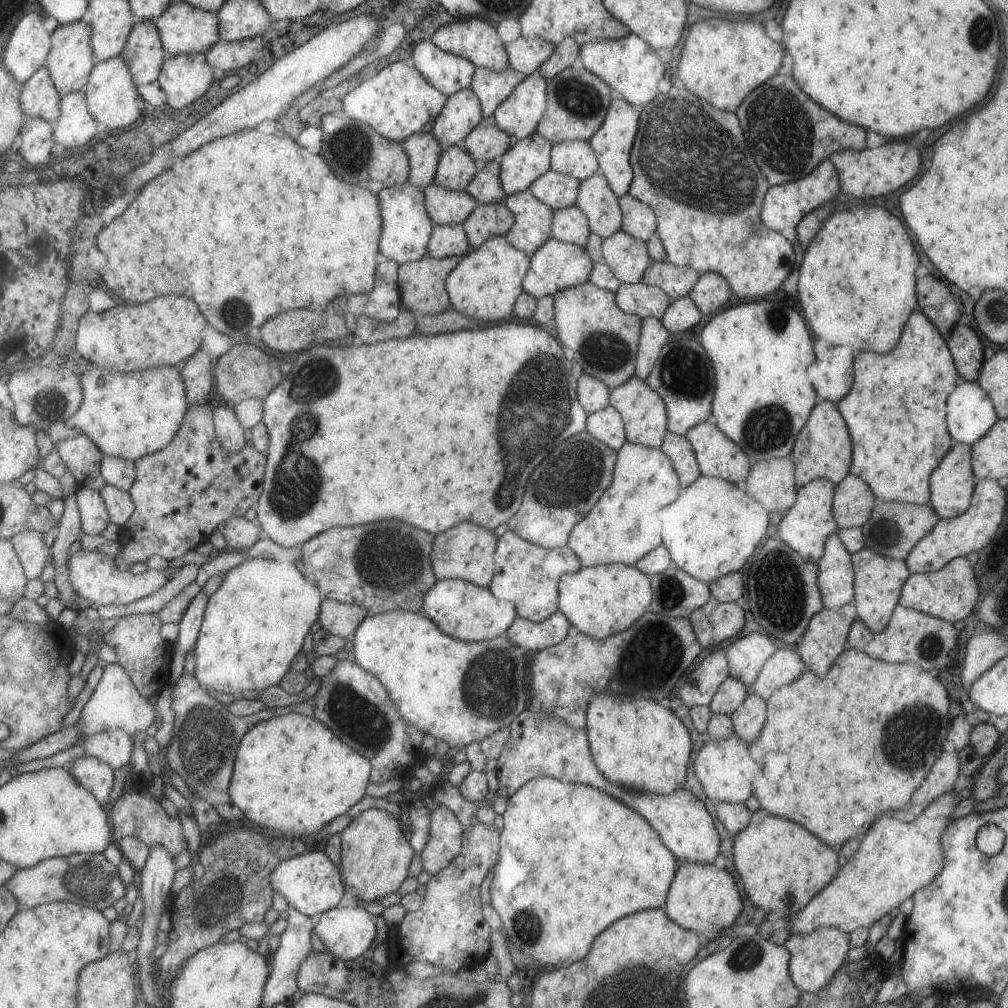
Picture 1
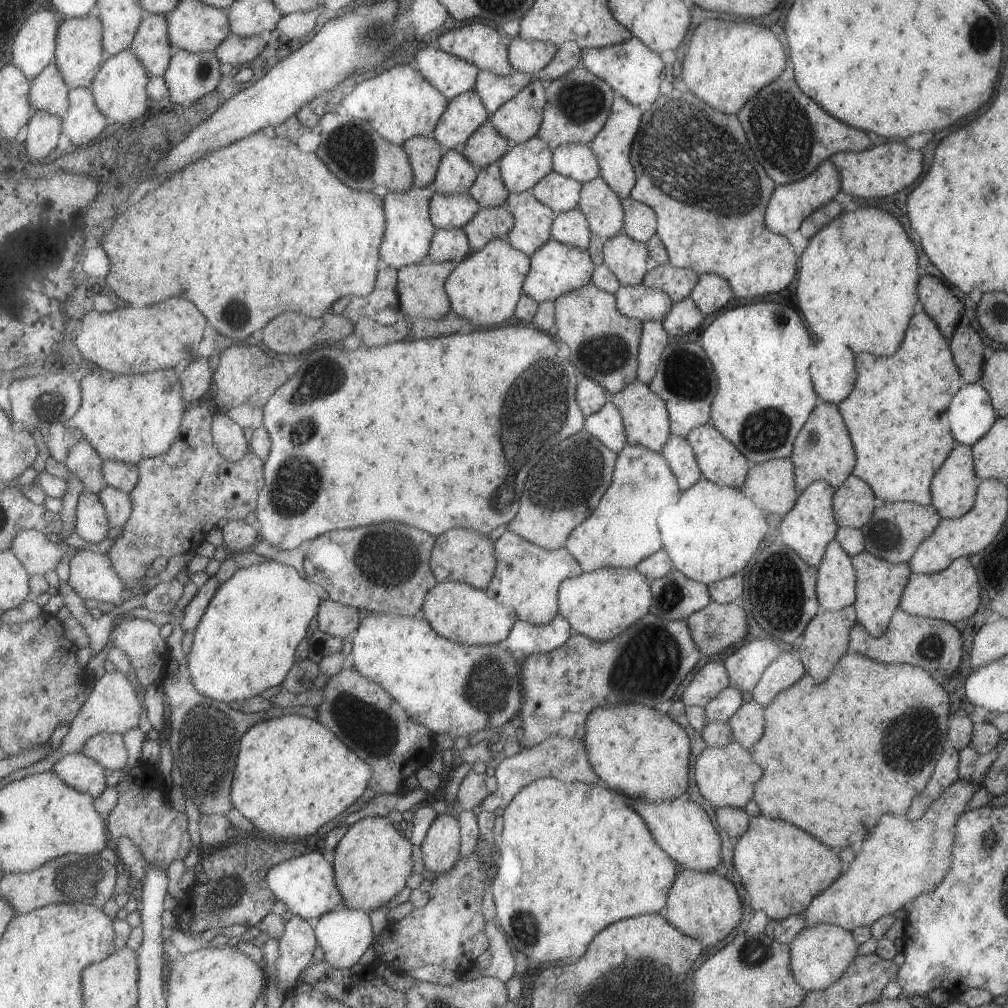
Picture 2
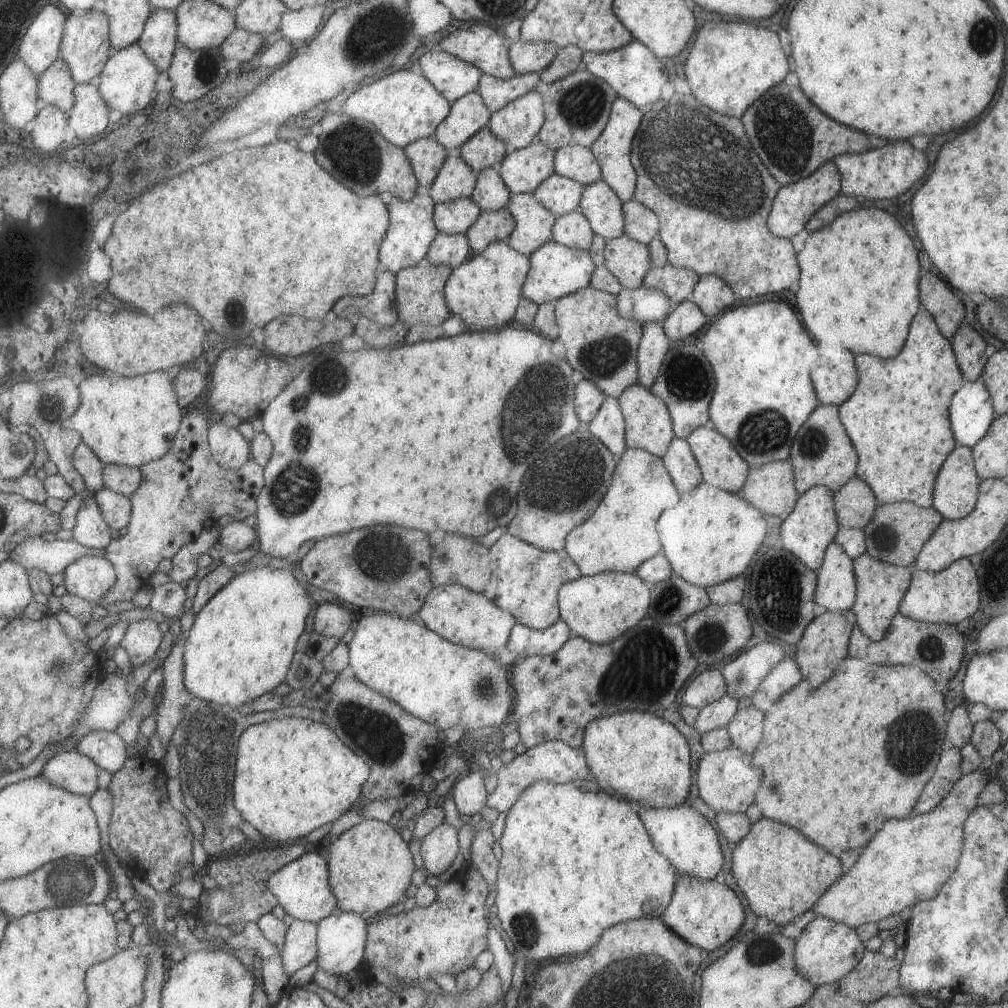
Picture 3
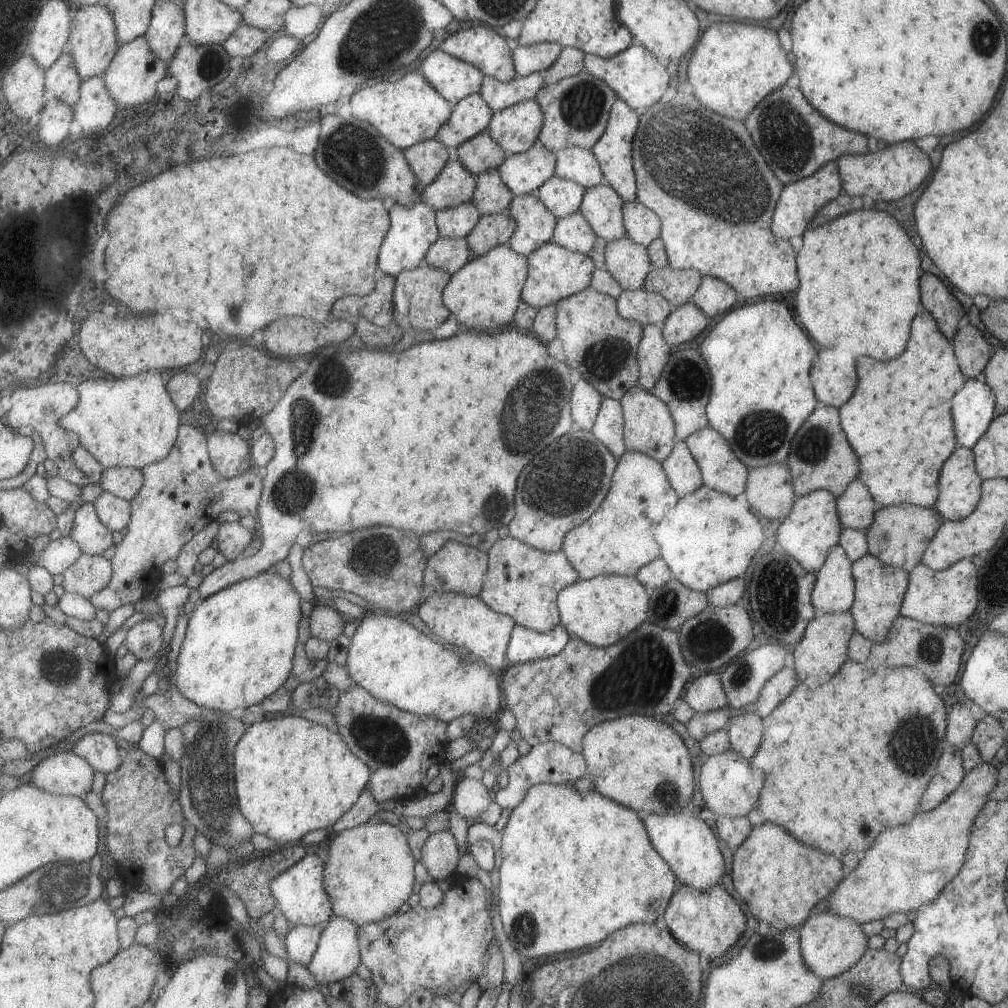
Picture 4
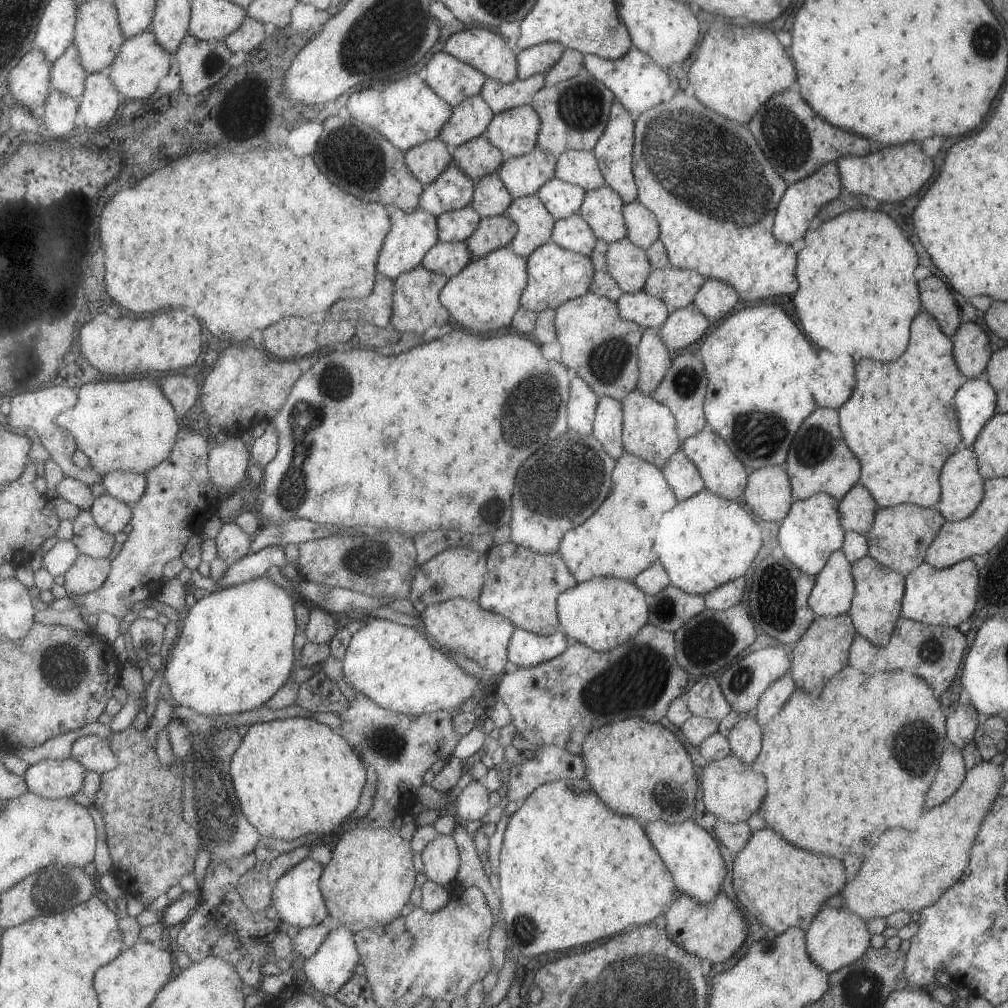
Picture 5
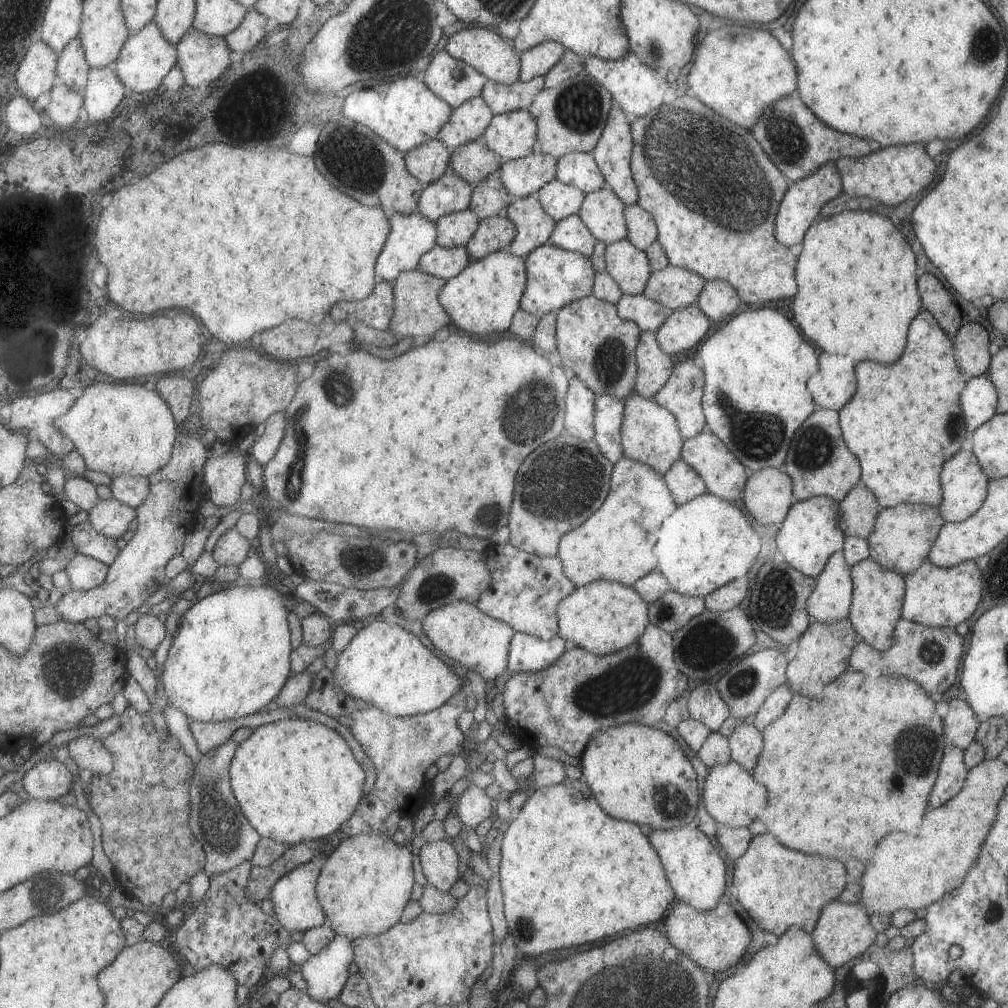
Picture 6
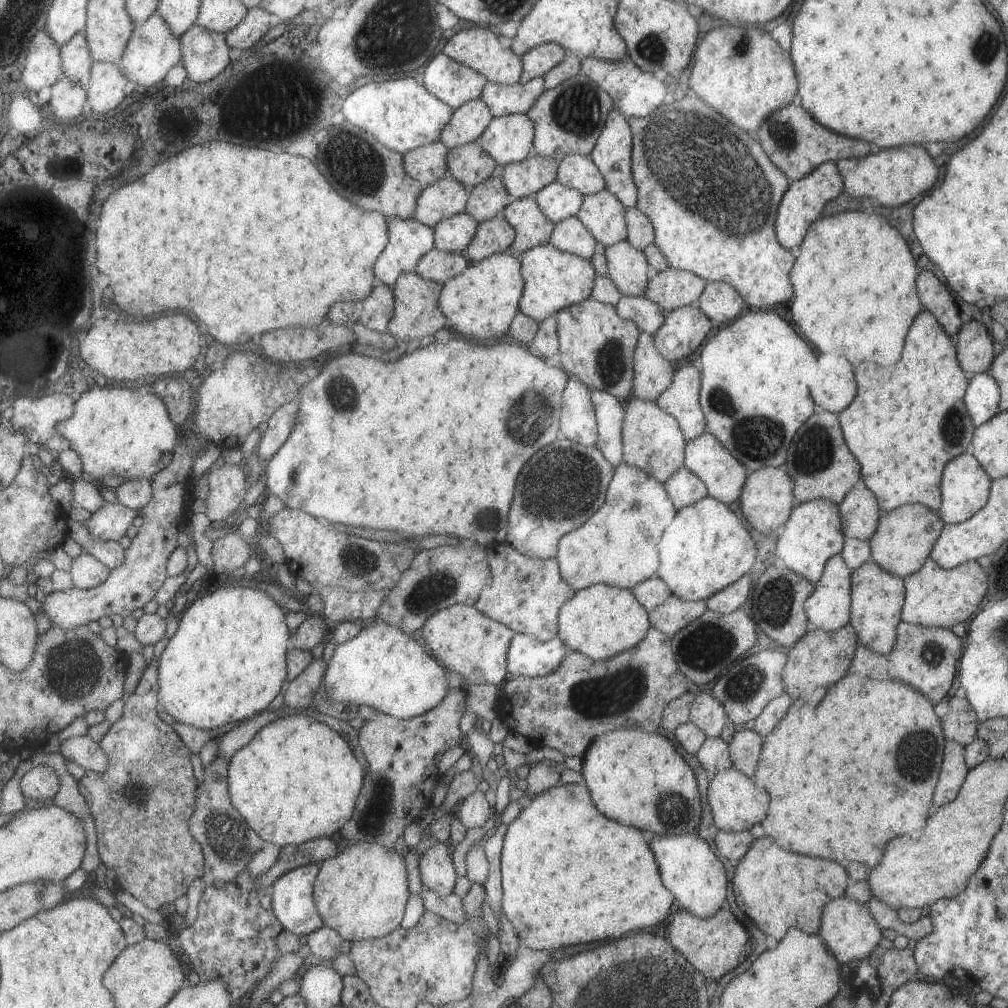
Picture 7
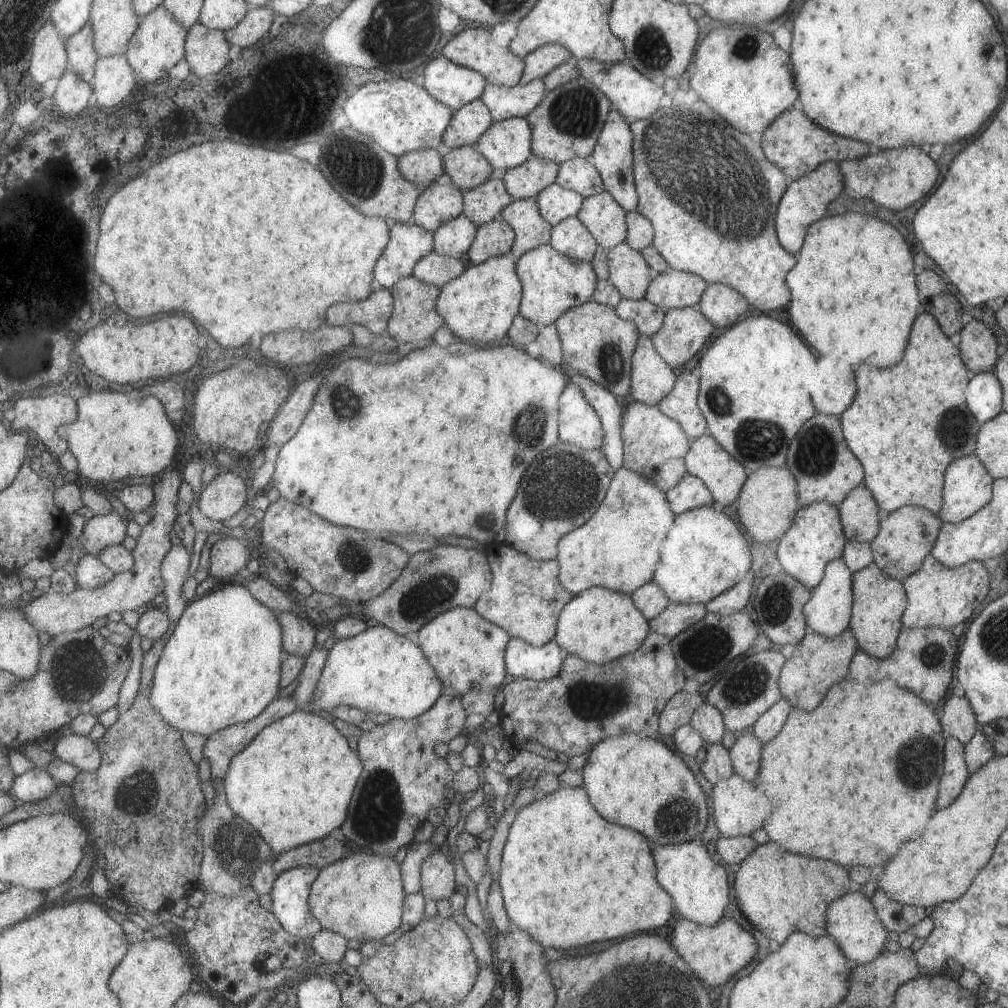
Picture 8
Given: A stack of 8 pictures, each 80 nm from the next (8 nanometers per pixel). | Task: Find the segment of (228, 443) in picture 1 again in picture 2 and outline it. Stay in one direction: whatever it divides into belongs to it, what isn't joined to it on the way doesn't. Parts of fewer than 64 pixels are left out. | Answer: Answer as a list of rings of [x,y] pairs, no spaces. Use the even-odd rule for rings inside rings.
[[[223,410],[212,416],[210,432],[217,452],[229,462],[241,460],[245,452],[249,451],[242,428],[235,424]]]

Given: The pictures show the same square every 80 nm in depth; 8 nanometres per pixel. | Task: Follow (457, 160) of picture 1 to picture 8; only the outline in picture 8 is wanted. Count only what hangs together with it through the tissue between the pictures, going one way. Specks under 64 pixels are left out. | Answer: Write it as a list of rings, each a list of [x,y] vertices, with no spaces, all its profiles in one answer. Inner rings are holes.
[[[435,182],[433,185],[422,188],[414,206],[413,224],[433,234],[444,222],[462,214],[462,193],[451,183],[439,185]]]

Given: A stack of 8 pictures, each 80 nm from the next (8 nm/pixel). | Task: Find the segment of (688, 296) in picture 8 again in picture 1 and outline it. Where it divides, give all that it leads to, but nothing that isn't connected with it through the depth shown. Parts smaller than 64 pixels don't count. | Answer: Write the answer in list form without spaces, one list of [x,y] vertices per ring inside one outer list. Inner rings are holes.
[[[668,261],[651,264],[644,270],[641,283],[660,288],[670,300],[685,297],[697,282],[699,273],[691,267],[676,267]]]

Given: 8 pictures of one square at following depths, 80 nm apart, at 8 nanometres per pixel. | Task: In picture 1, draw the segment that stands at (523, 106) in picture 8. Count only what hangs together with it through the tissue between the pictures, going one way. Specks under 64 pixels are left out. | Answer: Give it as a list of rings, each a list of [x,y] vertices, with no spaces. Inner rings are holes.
[[[475,67],[470,89],[479,99],[482,115],[493,115],[497,105],[501,104],[525,77],[522,72],[511,68],[495,72],[485,67]]]

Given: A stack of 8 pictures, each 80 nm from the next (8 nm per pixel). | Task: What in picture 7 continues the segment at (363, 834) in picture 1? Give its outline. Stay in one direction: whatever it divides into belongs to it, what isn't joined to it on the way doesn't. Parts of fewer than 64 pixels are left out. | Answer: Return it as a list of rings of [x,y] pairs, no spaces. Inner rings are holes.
[[[355,841],[318,867],[312,888],[317,914],[342,940],[376,939],[400,928],[408,891],[404,858],[393,849]]]

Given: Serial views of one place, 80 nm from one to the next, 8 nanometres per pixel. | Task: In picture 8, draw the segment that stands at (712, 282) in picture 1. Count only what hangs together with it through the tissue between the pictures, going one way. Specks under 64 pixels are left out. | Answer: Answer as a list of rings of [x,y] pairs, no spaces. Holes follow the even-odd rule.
[[[709,283],[696,307],[714,327],[728,329],[739,322],[739,316],[749,310],[749,305],[747,299],[730,286]]]

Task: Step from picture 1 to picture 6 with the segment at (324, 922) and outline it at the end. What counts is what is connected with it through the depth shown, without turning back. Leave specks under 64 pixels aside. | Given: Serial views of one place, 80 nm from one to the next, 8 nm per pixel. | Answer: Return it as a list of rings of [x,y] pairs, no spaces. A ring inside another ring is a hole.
[[[335,935],[319,953],[310,955],[302,964],[300,970],[305,980],[305,992],[315,1001],[327,1003],[332,998],[337,998],[348,977],[347,966],[352,960],[353,949],[348,938]]]

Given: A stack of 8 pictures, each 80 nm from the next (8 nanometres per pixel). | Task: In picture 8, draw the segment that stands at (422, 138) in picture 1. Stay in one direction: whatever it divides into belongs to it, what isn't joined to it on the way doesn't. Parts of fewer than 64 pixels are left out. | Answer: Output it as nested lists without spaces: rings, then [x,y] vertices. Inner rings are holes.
[[[435,149],[405,153],[396,163],[401,176],[421,189],[433,185],[444,172],[442,158]]]

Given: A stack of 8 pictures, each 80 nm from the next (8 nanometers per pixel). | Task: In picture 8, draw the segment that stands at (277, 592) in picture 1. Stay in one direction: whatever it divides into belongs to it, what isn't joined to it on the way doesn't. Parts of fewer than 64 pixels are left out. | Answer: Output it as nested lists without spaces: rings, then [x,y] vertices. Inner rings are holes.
[[[244,582],[233,585],[224,584],[219,590],[213,590],[213,592],[206,593],[194,602],[187,602],[183,612],[176,620],[176,624],[173,625],[175,625],[173,632],[171,632],[171,635],[166,640],[159,660],[155,665],[150,692],[152,707],[170,727],[173,727],[178,731],[184,730],[185,732],[192,734],[199,734],[199,736],[206,736],[207,738],[210,734],[213,734],[218,730],[230,727],[231,725],[236,725],[240,722],[245,722],[246,720],[257,716],[263,708],[267,706],[267,703],[277,696],[278,680],[280,678],[280,662],[283,657],[281,629],[279,628],[278,620],[275,620],[274,613],[253,598],[249,591],[247,591]]]

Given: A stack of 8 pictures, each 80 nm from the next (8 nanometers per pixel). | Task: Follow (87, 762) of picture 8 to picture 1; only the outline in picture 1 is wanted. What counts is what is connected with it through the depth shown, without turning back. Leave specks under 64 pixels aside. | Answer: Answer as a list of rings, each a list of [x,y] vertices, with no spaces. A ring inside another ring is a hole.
[[[121,728],[91,734],[82,744],[85,754],[109,762],[113,770],[129,763],[133,750],[131,735]]]

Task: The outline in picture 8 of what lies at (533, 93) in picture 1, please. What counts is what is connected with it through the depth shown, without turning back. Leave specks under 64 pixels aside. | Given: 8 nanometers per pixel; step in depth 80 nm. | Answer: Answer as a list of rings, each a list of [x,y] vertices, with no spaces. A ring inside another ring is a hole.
[[[523,117],[493,121],[479,136],[475,148],[497,170],[519,166],[532,154],[531,129]]]

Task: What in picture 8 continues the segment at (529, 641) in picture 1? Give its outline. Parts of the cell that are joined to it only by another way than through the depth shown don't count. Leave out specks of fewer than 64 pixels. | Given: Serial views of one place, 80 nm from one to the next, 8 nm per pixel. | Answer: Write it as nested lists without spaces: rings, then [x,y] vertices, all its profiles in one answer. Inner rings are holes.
[[[509,639],[504,652],[504,665],[508,679],[531,679],[548,681],[557,676],[566,653],[551,639],[540,647],[534,647],[521,639]]]

